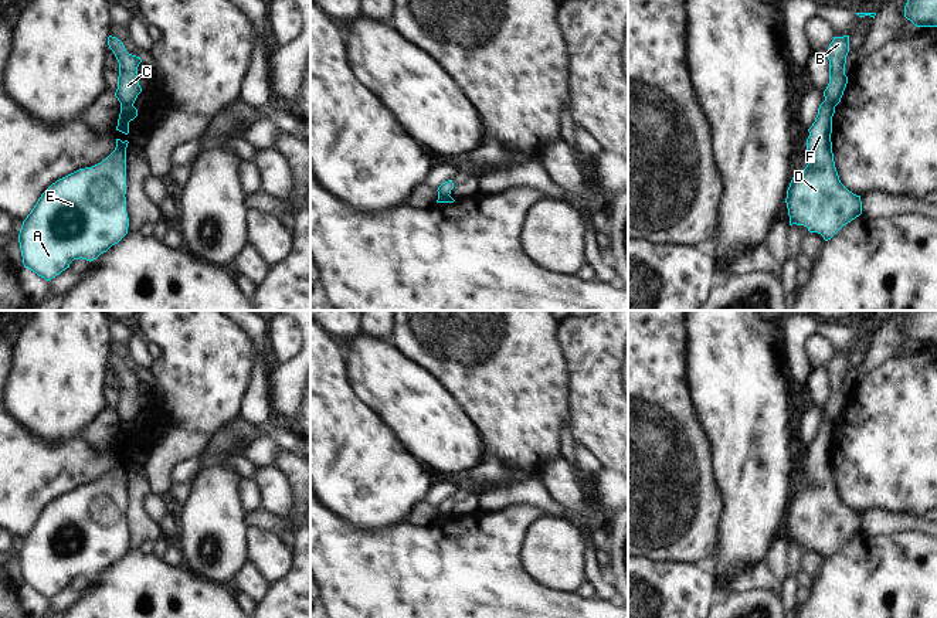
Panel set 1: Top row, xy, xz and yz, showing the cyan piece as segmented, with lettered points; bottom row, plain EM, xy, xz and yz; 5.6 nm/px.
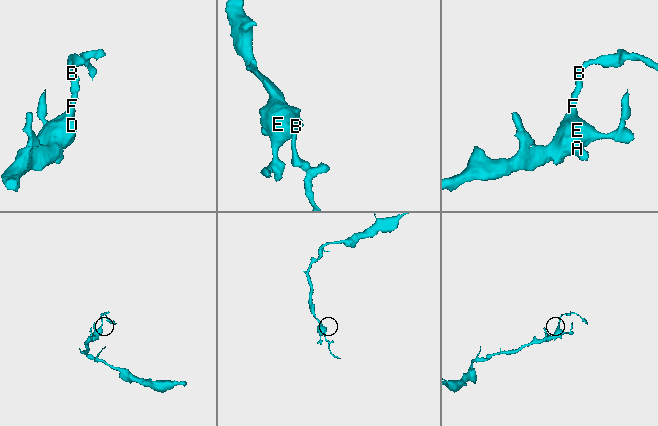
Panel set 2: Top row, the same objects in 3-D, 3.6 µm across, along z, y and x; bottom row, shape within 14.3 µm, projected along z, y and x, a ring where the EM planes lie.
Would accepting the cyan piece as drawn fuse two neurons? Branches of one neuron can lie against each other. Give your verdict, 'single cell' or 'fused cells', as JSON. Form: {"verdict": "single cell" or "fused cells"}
{"verdict": "fused cells"}

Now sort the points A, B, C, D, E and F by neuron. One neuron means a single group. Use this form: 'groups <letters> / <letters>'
groups A D E F / B C

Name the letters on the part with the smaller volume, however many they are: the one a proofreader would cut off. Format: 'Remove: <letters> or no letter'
Remove: B, C

